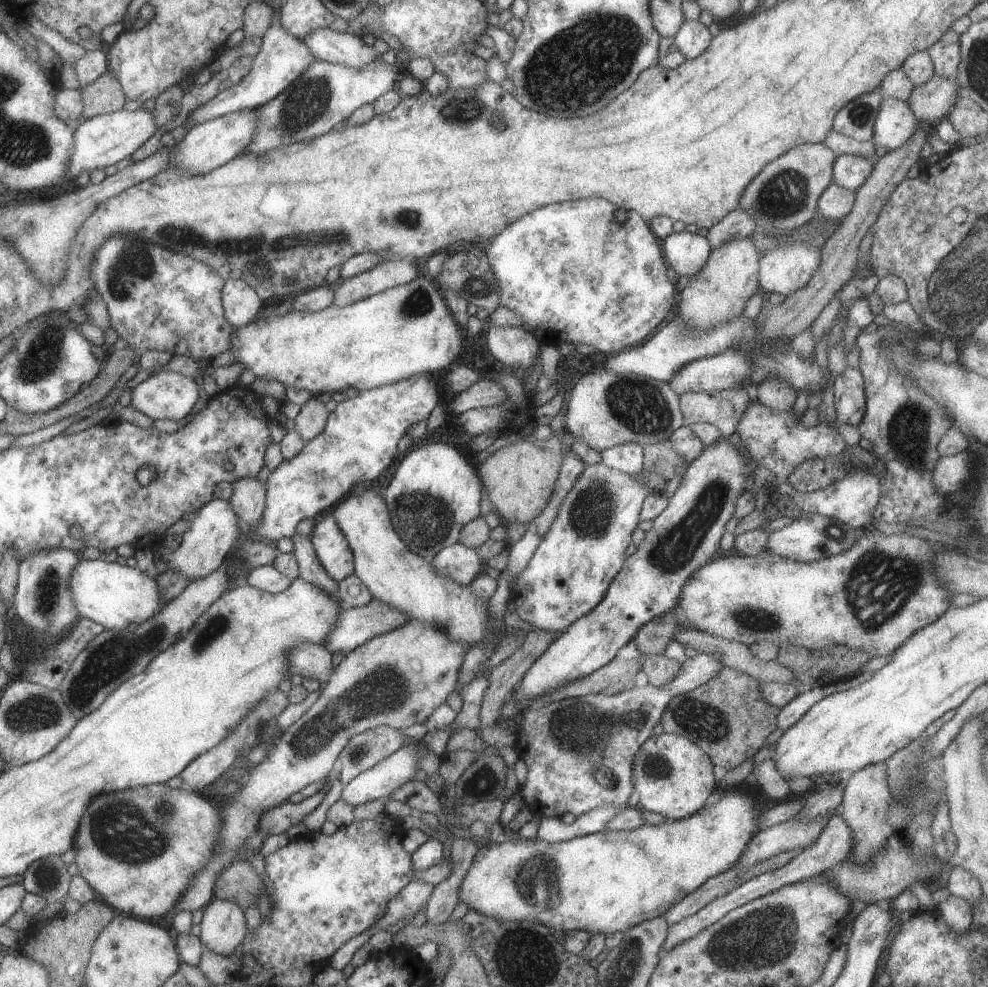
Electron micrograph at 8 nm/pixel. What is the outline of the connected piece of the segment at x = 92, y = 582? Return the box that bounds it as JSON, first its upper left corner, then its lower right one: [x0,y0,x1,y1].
[69,555,166,629]

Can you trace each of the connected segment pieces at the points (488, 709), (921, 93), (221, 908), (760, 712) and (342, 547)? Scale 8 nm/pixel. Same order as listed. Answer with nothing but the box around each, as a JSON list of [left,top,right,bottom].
[[475,629,555,736],[908,74,959,124],[200,898,249,957],[661,667,780,770],[311,515,355,583]]

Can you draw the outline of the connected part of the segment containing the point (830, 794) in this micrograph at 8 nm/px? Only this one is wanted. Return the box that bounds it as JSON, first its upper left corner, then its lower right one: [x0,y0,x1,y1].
[795,784,844,820]

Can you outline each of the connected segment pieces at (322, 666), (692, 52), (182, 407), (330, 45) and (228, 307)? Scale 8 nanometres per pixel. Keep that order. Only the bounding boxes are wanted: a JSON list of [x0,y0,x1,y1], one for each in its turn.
[[287,643,334,684],[674,19,714,60],[130,370,198,420],[300,28,381,68],[222,279,265,327]]

